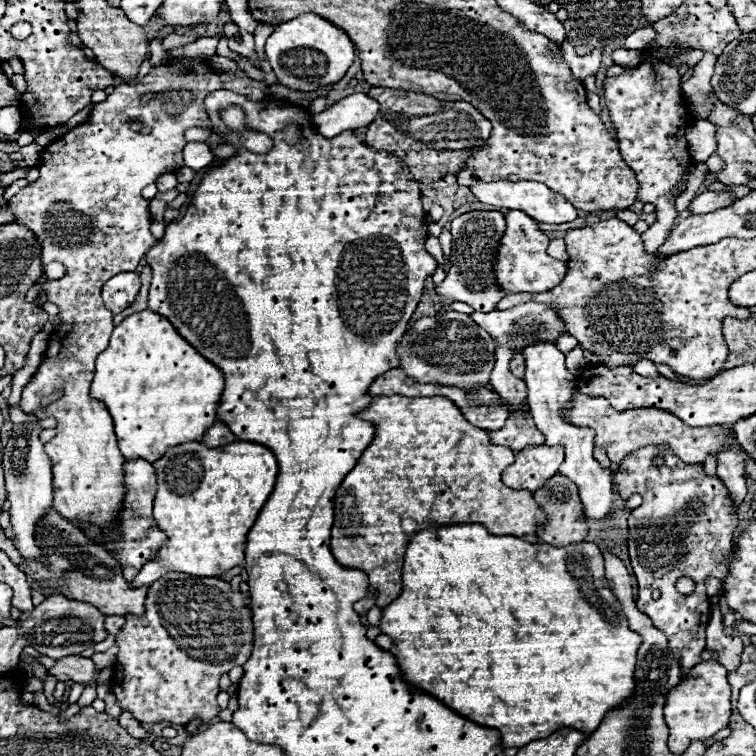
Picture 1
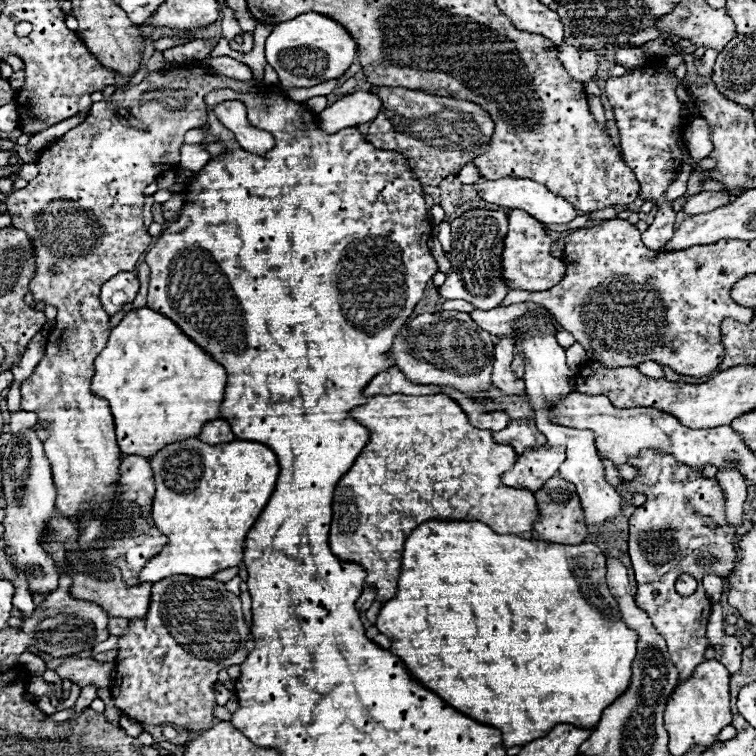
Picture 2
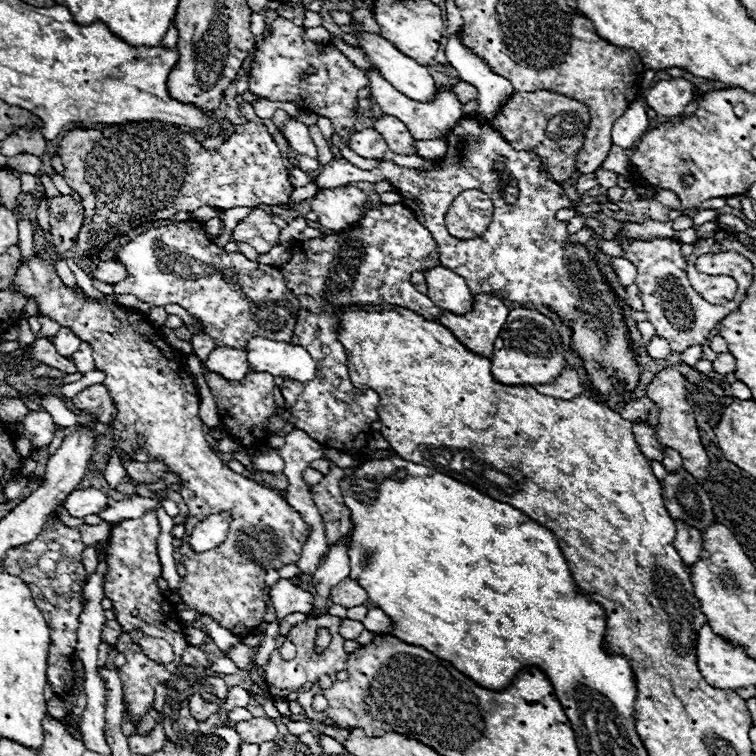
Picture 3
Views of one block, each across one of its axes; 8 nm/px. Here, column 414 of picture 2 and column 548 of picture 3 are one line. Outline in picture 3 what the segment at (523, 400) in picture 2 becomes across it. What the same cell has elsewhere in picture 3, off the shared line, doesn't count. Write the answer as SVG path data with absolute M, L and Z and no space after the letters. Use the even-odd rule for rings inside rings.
M518 306L510 310L500 336L494 342L494 356L492 360L492 376L506 386L522 386L522 384L548 384L554 382L566 366L564 358L566 344L554 326L554 322L540 314L534 308Z

